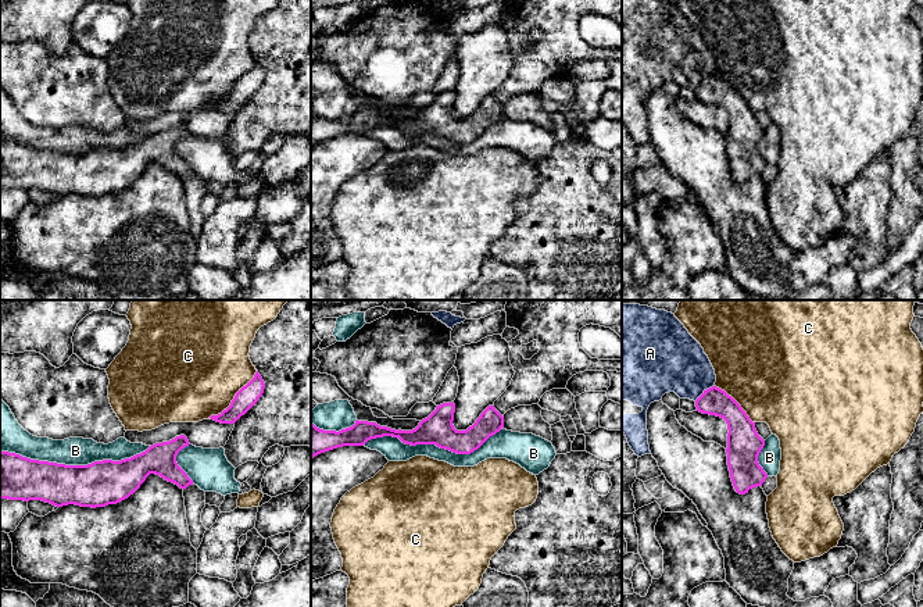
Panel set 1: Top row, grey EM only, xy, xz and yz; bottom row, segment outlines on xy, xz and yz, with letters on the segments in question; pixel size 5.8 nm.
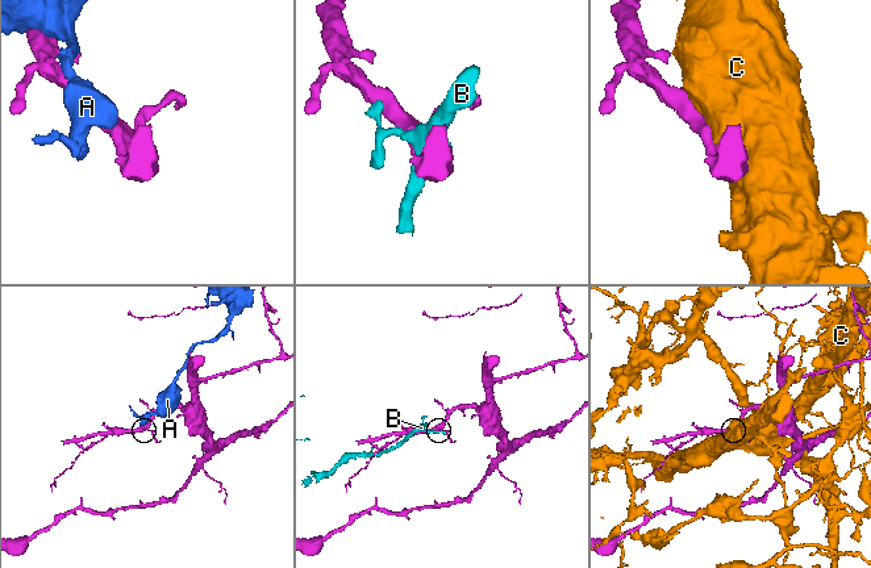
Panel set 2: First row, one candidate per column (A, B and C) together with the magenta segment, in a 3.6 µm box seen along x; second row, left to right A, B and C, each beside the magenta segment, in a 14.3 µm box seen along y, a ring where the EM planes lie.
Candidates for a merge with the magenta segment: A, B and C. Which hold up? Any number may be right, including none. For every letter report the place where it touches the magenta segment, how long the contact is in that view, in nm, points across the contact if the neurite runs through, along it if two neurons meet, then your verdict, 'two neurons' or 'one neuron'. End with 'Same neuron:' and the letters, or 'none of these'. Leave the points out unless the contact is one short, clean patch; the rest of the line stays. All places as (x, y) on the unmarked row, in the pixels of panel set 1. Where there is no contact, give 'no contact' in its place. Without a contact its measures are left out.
A: meets magenta in yz at (704, 79); contact 150 nm long; two neurons
B: meets magenta in xy at (75, 154); contact 850 nm long; two neurons
C: meets magenta in xy at (233, 88); contact 400 nm long; two neurons
Same neuron: none of these

